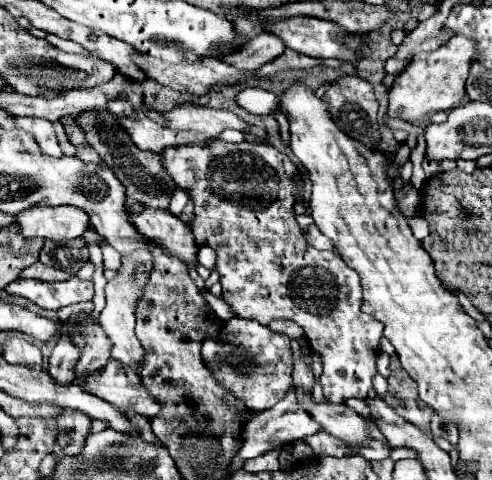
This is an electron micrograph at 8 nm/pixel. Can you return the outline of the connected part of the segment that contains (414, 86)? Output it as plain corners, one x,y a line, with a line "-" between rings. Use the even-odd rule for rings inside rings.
456,34
434,52
416,52
410,64
402,70
402,74
396,76
394,86
390,88
388,116
414,122
418,118
424,118
428,112
438,112
438,110
448,112
450,108
460,104
462,98
466,96
464,84
474,60
474,52
476,52
476,42
462,34

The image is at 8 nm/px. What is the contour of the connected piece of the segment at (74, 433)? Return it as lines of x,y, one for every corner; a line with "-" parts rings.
62,408
62,412
56,418
56,422
58,422
56,444
60,448
60,454
54,454
56,460
62,460
64,456
78,456
78,454
82,454
86,438
90,434
92,420
86,414
80,414
78,410

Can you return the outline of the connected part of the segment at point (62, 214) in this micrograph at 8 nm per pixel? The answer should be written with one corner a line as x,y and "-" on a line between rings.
34,206
18,214
20,232
26,238
48,238
54,242
66,242
80,238
90,226
90,216
74,206

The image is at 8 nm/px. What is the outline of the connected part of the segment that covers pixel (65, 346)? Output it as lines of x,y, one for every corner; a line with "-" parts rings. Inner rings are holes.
62,332
58,344
54,346
52,354
50,354
50,366
48,366
48,372
50,376
56,380
56,382
62,382
62,384
72,384
74,382
74,366
80,358
80,350
74,348
74,342
72,338
68,336
68,332

